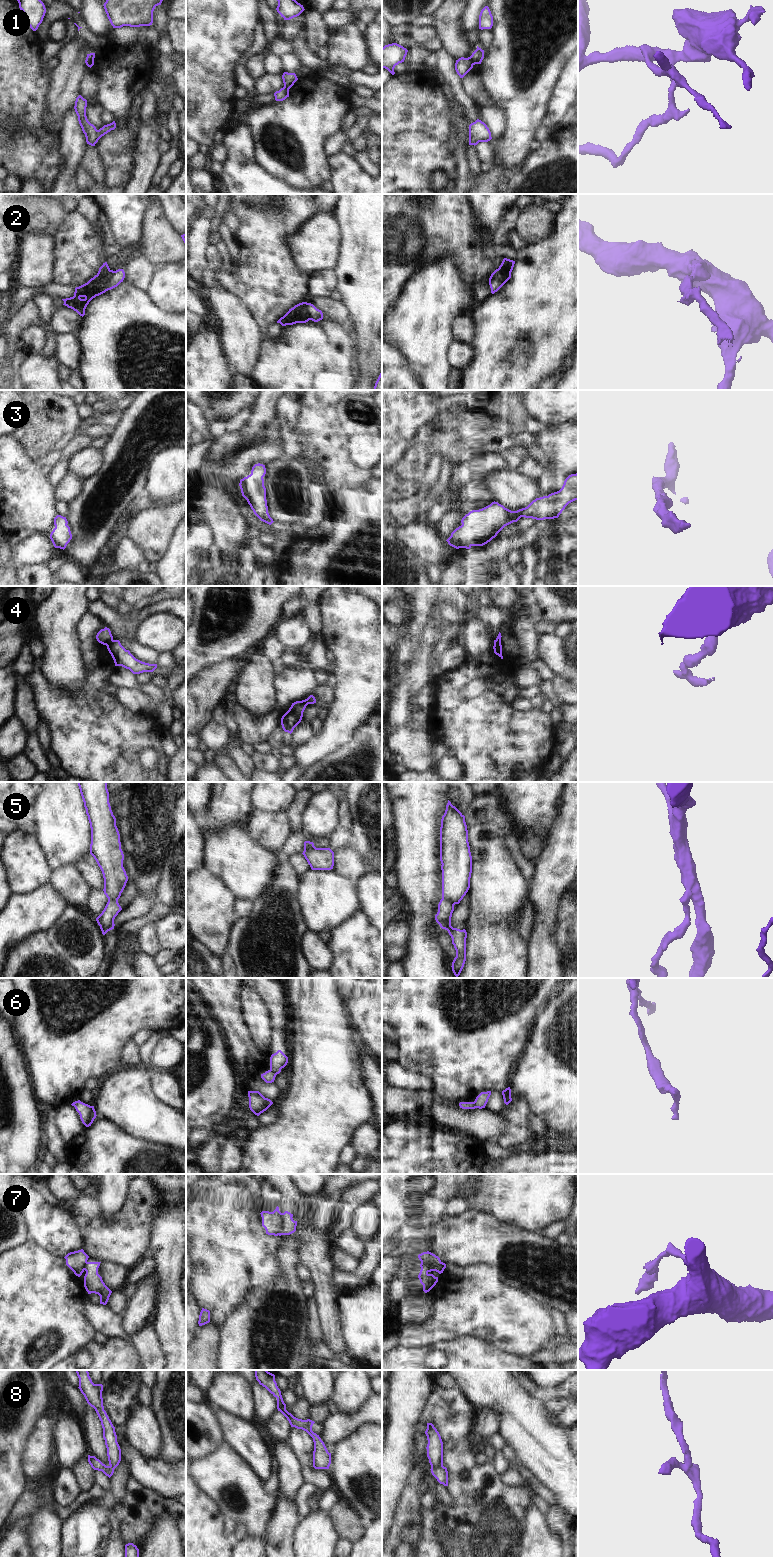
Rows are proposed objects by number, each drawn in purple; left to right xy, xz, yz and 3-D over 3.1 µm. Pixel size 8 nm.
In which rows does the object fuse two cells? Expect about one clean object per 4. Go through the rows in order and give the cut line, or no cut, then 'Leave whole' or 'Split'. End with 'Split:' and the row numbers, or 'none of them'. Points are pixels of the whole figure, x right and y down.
1: Split along yz (468, 57), (473, 64). Split
2: Split along xy (114, 271), (106, 283), (106, 290). Split
3: No split. Leave whole
4: Split along xy (112, 639), (107, 646). Split
5: Split along yz (442, 898), (450, 901), (453, 905). Split
6: Split along xz (270, 1069), (276, 1074). Split
7: Split along xz (281, 1213), (281, 1229), (278, 1234). Split
8: Split along yz (442, 1465), (431, 1468). Split
Split: 1, 2, 4, 5, 6, 7, 8.

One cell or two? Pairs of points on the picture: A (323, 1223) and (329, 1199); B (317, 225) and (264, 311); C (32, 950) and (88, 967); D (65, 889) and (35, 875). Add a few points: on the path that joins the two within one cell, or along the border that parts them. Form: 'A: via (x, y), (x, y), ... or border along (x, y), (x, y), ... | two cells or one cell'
A: via (323, 1217), (323, 1211), (327, 1205) | one cell
B: border along (288, 239), (288, 249), (293, 262), (308, 276) | two cells
C: border along (48, 939), (49, 946), (70, 967) | two cells
D: border along (52, 871), (48, 883) | two cells

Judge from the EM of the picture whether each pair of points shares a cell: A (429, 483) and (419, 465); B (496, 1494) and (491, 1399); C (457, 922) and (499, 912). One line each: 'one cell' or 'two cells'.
A: two cells
B: two cells
C: two cells

